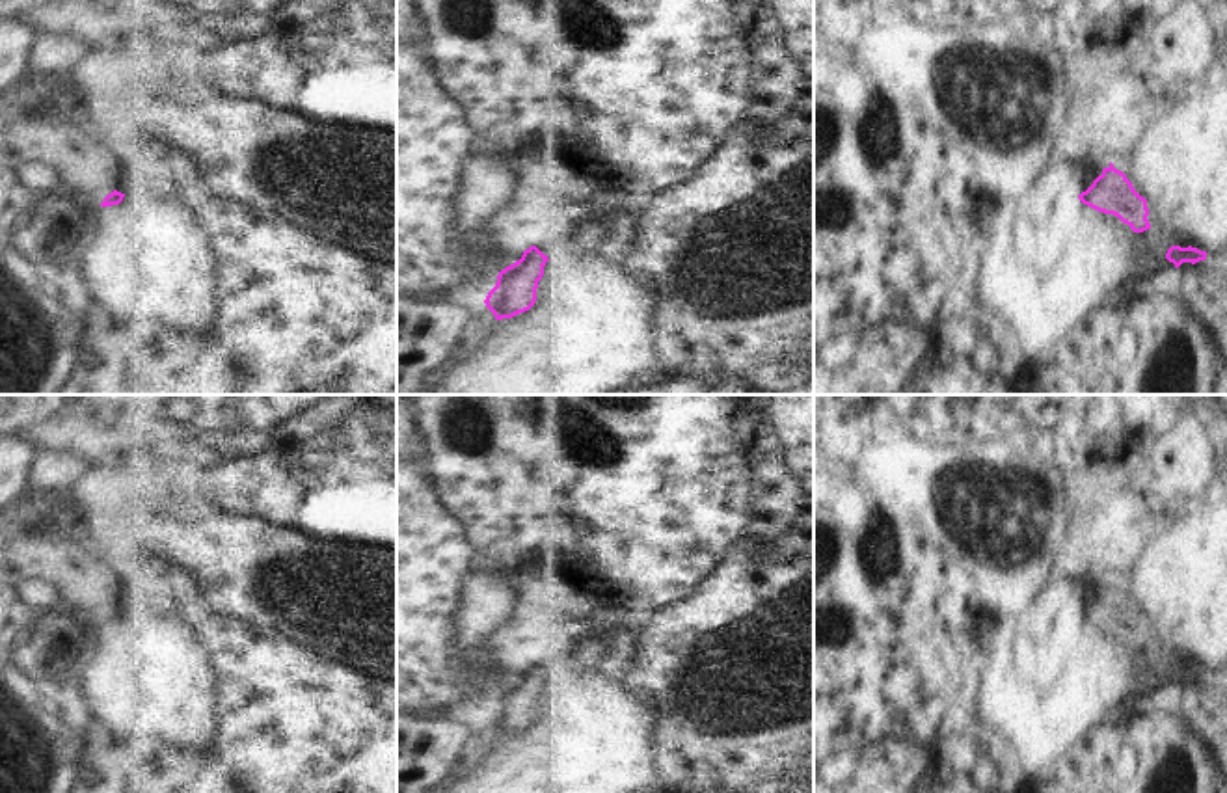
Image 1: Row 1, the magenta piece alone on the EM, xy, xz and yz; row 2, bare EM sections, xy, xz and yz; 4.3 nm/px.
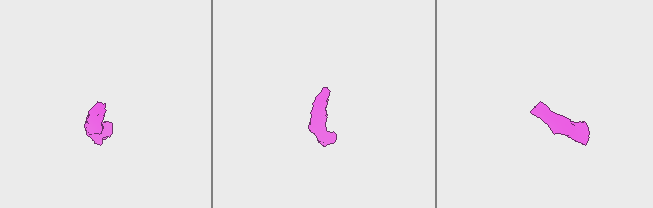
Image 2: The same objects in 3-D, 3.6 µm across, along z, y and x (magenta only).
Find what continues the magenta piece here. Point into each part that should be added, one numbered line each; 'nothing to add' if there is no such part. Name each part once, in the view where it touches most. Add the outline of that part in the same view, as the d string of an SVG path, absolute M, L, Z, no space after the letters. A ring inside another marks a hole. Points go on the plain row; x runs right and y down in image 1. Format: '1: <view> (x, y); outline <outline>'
1: yz (1088, 579); outline M1072 564L1069 570L1069 585L1078 590L1076 596L1059 598L1059 611L1078 614L1104 586L1104 573L1091 564Z

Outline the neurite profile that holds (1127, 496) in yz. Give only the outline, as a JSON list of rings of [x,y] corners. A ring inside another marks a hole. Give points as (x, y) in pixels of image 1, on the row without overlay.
[[[1102,469],[1091,478],[1093,486],[1100,486],[1106,491],[1108,503],[1117,503],[1126,510],[1138,506],[1138,499],[1145,495],[1149,482],[1151,480],[1138,484],[1112,482]]]

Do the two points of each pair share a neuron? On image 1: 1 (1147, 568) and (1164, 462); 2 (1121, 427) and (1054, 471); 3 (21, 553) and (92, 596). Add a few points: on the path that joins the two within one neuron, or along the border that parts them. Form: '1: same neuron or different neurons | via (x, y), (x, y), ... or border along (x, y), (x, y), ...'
1: different neurons | border along (1175, 479), (1170, 483)
2: different neurons | border along (1071, 456), (1075, 462), (1073, 479), (1078, 484)
3: same neuron | via (38, 555), (56, 561), (75, 579)

